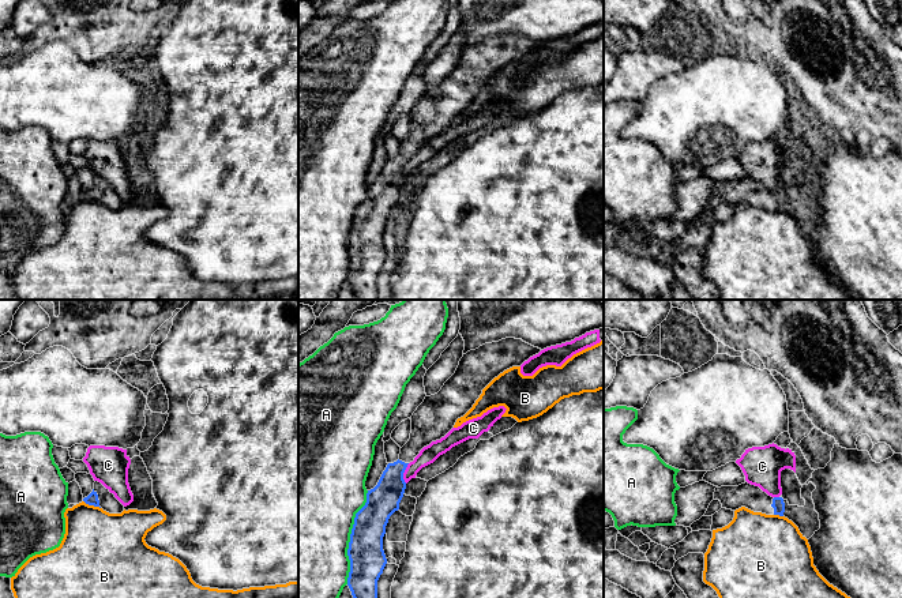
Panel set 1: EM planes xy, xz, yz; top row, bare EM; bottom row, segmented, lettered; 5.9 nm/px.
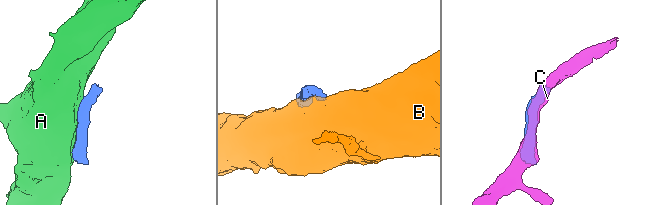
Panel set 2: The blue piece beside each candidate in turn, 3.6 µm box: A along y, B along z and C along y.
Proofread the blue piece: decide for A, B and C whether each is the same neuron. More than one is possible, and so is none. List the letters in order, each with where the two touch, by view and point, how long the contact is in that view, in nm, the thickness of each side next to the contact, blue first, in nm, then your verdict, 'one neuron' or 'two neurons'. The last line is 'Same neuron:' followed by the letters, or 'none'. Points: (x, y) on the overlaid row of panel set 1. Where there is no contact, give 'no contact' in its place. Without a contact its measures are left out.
A: xz (350, 537) | 550 nm | 220/500 nm | two neurons
B: xy (91, 504) | 120 nm | 70/420 nm | two neurons
C: xz (403, 471) | 120 nm | 190/100 nm | two neurons
Same neuron: none

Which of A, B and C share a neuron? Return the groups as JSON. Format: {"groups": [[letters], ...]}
{"groups": [["A"], ["B"], ["C"]]}

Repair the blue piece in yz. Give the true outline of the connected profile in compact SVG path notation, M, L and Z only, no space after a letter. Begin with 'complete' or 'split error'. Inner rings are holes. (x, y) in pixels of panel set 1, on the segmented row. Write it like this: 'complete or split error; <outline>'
split error; M748 482L738 486L715 488L714 500L719 500L722 508L736 511L745 507L753 512L783 516L785 503L782 497L771 497L759 486Z

